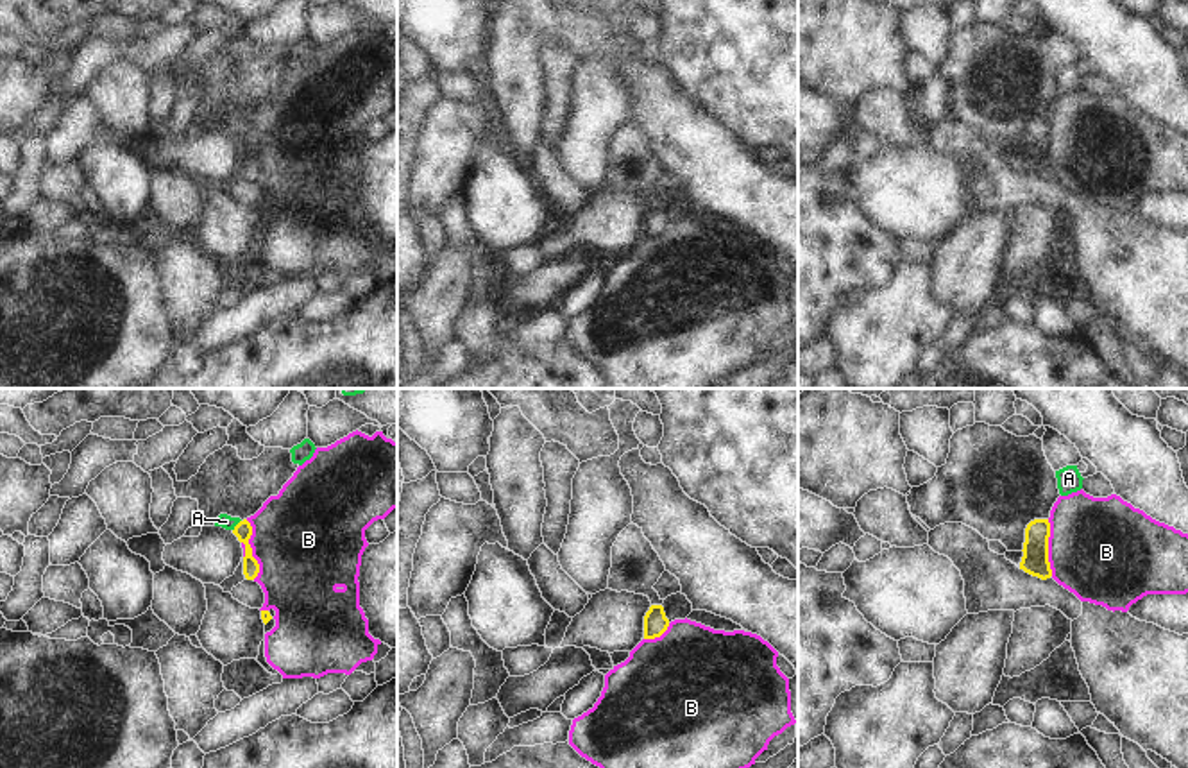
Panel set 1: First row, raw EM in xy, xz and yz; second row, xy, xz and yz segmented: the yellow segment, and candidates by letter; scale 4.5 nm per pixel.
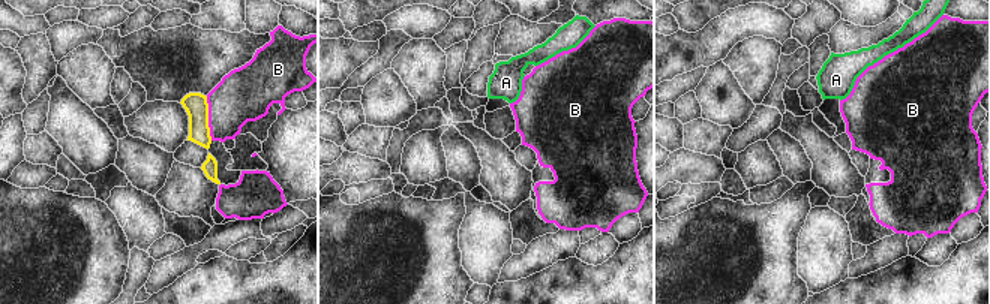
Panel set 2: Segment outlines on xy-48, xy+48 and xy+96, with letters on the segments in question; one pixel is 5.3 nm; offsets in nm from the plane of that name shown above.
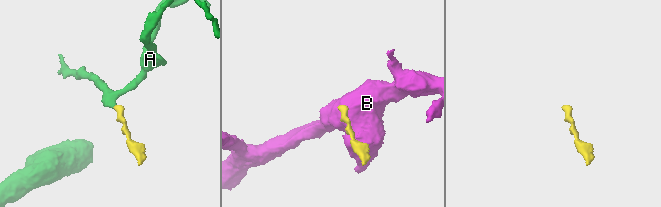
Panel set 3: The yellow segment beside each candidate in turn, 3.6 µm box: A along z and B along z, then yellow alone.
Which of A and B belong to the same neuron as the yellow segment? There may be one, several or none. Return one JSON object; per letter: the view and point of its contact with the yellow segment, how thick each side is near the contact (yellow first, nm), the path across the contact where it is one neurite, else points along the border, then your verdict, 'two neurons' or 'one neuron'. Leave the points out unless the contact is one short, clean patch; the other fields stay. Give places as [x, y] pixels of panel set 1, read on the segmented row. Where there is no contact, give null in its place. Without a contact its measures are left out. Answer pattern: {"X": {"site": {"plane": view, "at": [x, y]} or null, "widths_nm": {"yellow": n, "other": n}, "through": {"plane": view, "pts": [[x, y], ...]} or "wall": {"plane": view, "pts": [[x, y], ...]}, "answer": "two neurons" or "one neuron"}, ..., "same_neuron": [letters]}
{"A": {"site": {"plane": "xy", "at": [237, 525]}, "widths_nm": {"yellow": 80, "other": 70}, "through": {"plane": "xy", "pts": [[242, 530], [237, 525], [226, 521]]}, "answer": "one neuron"}, "B": {"site": {"plane": "xy", "at": [251, 550]}, "widths_nm": {"yellow": 80, "other": 480}, "wall": {"plane": "xy", "pts": [[246, 520], [251, 527], [251, 555], [258, 564], [254, 579]]}, "answer": "two neurons"}, "same_neuron": ["A"]}

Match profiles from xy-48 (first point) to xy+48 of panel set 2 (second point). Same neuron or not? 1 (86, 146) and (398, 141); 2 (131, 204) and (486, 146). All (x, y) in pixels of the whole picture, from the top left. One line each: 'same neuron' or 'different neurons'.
1: different neurons
2: different neurons

